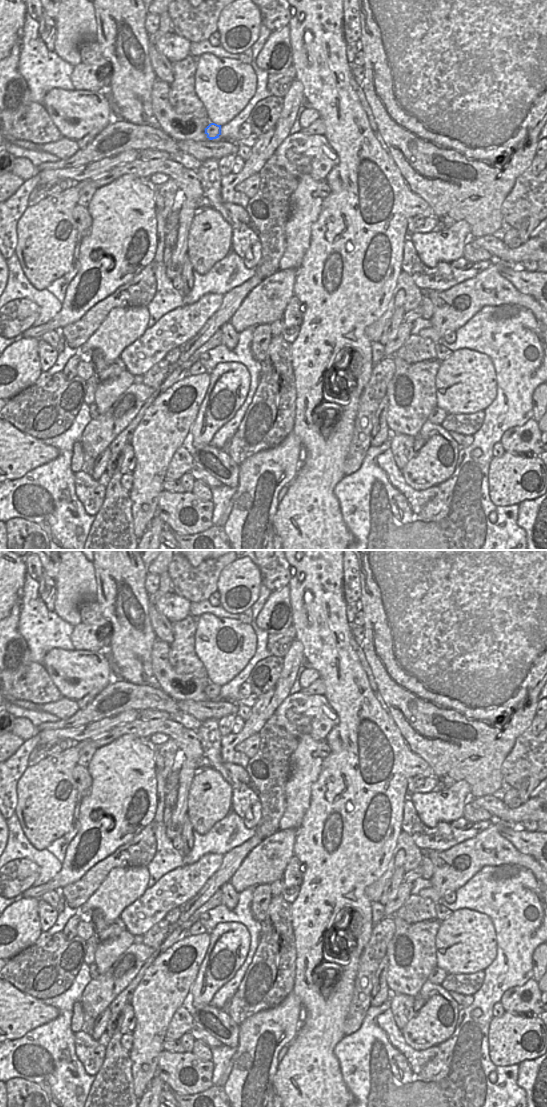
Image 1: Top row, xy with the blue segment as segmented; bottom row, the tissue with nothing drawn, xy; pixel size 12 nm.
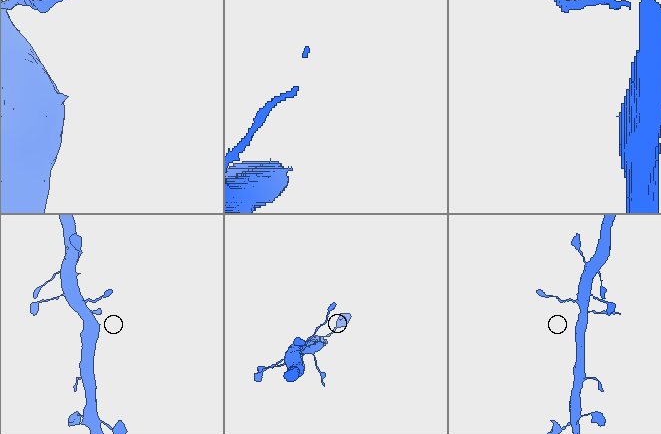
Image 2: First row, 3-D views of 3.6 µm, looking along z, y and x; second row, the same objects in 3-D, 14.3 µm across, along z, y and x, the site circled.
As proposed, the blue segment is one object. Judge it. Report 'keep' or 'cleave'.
keep

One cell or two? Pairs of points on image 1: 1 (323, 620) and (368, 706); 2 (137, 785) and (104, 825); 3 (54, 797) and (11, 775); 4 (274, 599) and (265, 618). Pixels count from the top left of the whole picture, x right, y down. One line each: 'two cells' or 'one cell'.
1: one cell
2: one cell
3: two cells
4: one cell

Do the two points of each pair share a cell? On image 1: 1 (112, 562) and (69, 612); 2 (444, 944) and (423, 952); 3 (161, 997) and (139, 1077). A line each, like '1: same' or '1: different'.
1: different
2: different
3: same

